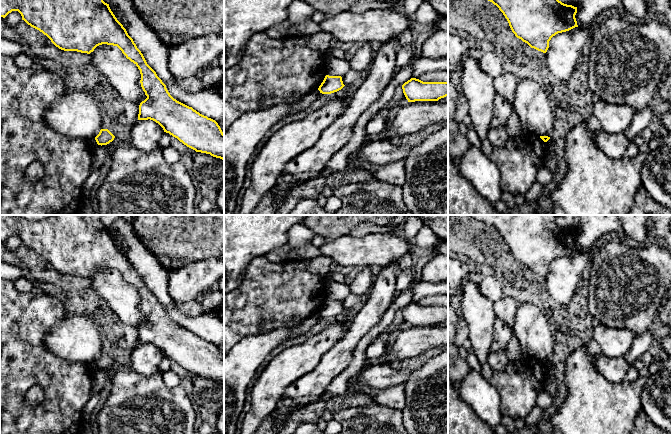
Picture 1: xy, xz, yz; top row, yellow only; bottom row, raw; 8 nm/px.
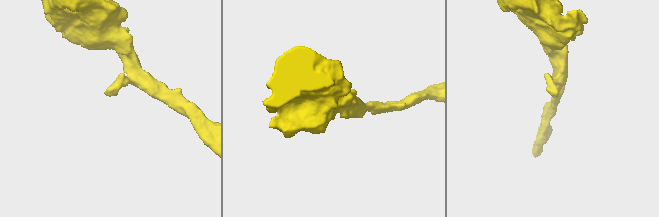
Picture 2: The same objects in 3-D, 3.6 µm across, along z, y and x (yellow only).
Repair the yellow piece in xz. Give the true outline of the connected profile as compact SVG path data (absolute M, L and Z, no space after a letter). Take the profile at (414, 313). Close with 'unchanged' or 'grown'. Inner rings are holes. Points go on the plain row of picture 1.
M411 302L402 309L402 313L408 326L438 325L448 320L448 306L423 306Z; unchanged

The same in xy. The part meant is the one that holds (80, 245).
M0 215L0 241L5 242L12 235L18 235L22 240L22 244L31 251L42 256L56 271L64 275L77 275L90 278L97 270L102 268L117 270L126 282L133 286L140 294L140 307L147 322L139 329L138 344L153 344L163 352L164 356L177 362L187 371L196 376L210 378L224 385L224 357L218 347L200 338L192 331L177 325L170 319L166 309L147 288L143 278L137 272L133 263L128 259L123 249L117 244L109 228L103 225L101 216L102 215L53 215L41 221L30 221L14 215Z; unchanged

